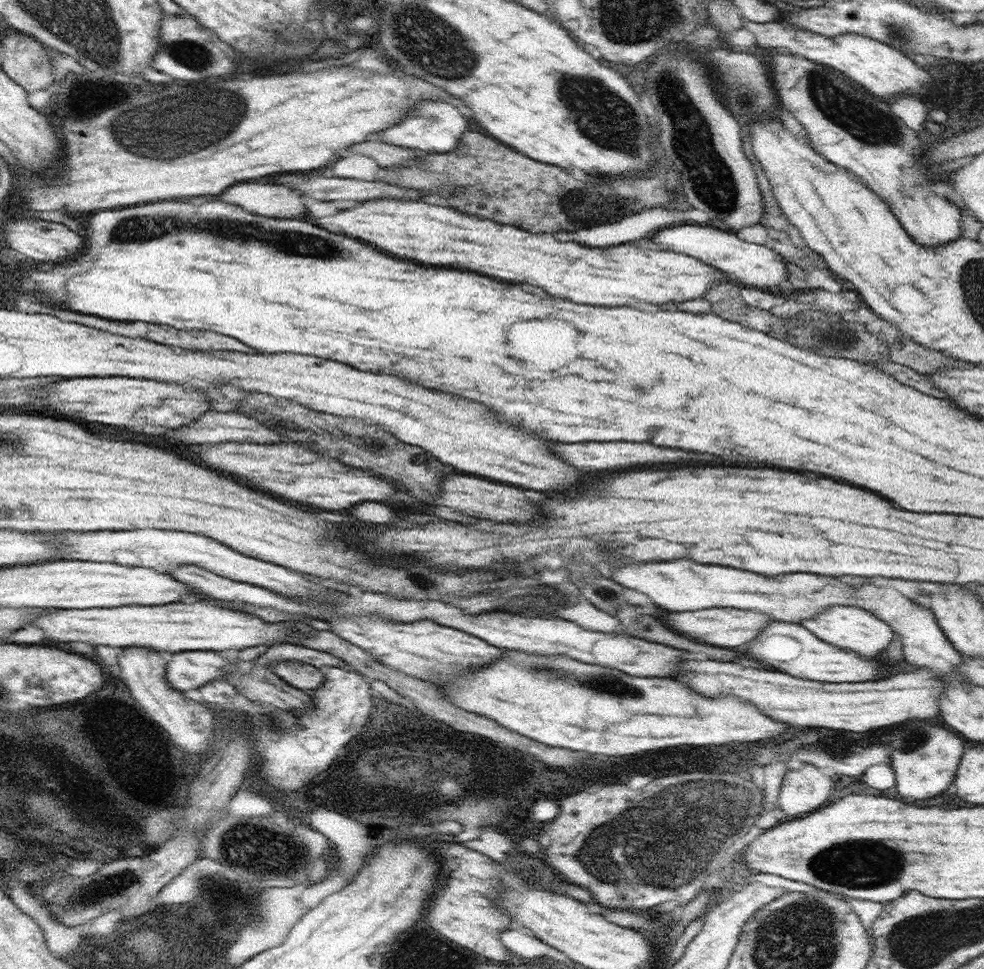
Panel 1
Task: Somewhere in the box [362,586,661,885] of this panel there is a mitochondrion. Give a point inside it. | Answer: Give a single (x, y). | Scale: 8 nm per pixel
(600, 683)

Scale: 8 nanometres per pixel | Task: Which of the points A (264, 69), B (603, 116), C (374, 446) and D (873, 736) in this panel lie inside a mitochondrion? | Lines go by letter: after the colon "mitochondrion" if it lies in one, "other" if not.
A: other
B: mitochondrion
C: mitochondrion
D: other

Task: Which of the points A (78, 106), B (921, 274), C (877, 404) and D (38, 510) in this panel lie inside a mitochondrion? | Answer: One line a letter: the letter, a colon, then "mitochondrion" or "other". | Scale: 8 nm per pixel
A: other
B: other
C: other
D: other

